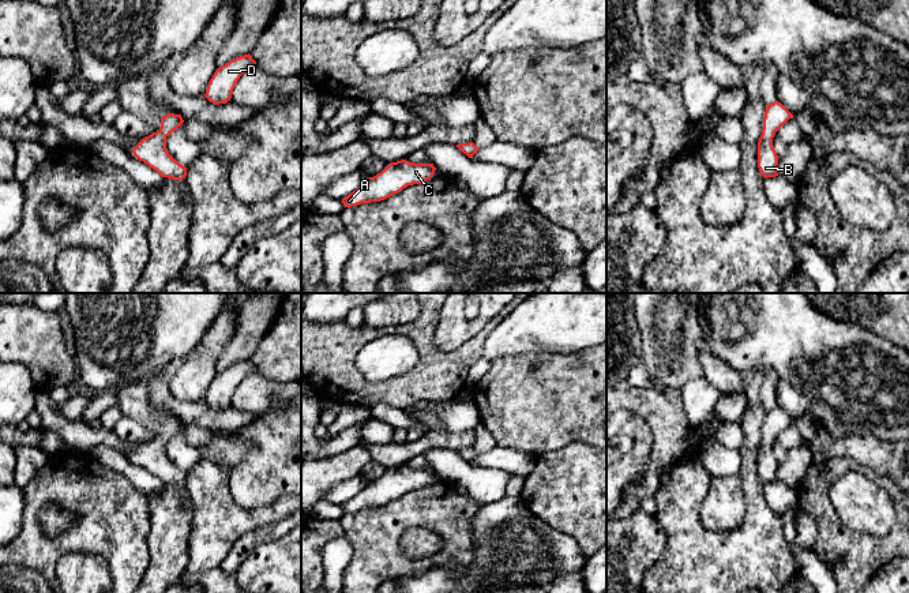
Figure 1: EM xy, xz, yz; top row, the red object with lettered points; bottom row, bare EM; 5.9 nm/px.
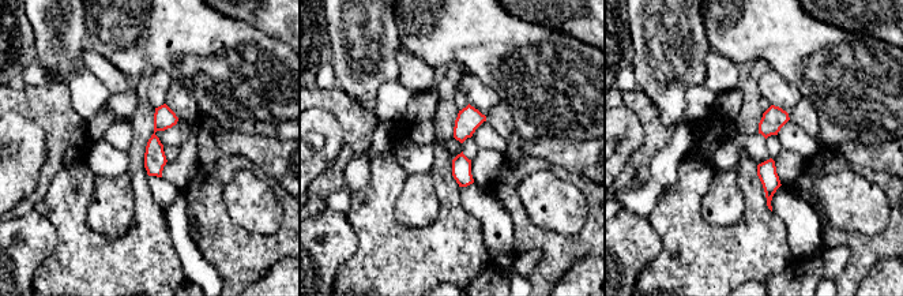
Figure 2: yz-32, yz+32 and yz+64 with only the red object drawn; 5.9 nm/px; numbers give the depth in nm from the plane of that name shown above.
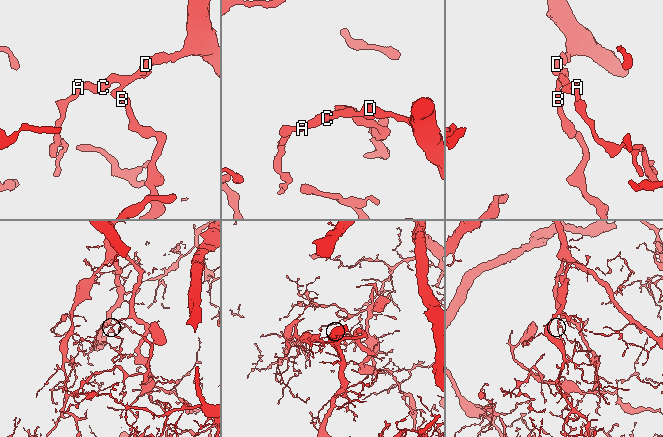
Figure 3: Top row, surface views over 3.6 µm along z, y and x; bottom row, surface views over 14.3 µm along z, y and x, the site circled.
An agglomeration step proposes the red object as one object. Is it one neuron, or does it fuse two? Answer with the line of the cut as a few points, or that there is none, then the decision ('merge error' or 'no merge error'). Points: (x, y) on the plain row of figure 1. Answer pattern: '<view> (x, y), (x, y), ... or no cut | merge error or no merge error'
no cut | no merge error

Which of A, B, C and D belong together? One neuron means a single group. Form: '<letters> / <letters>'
A B C D

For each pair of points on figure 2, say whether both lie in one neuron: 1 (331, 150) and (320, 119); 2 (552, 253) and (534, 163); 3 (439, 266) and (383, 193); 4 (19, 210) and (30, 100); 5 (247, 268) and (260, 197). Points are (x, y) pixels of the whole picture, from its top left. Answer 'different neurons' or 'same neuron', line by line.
1: same neuron
2: same neuron
3: same neuron
4: same neuron
5: different neurons

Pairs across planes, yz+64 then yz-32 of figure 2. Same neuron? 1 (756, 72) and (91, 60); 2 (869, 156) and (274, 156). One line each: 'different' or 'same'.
1: different
2: same

